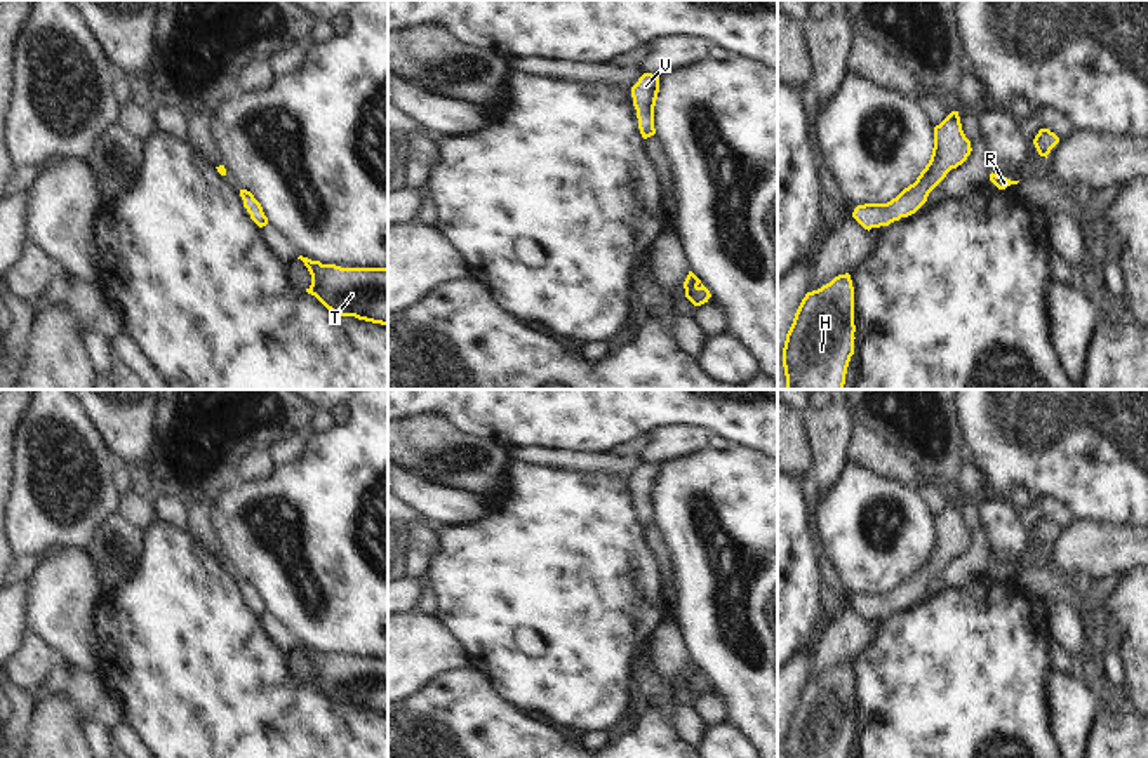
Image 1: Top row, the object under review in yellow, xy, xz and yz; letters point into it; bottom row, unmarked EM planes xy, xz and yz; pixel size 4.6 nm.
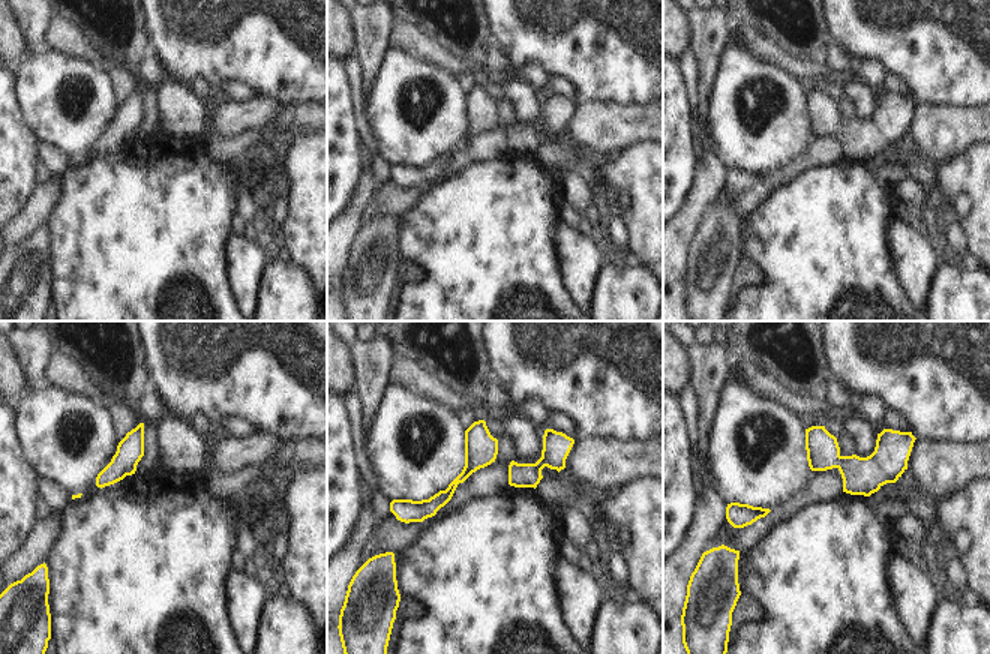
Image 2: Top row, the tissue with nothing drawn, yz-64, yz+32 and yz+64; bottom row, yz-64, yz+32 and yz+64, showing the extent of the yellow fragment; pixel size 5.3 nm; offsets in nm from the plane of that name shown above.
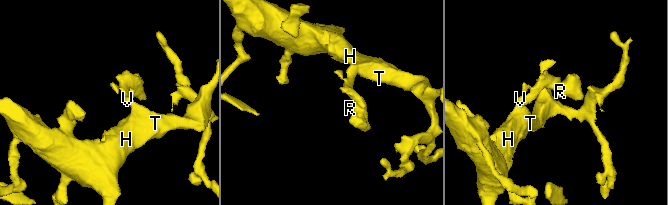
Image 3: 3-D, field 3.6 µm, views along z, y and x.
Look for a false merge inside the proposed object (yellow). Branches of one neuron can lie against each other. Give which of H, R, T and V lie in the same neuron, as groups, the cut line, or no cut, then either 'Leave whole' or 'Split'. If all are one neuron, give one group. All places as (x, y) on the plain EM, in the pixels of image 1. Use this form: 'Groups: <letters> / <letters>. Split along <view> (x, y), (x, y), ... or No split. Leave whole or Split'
Groups: H R T V. No split. Leave whole.

